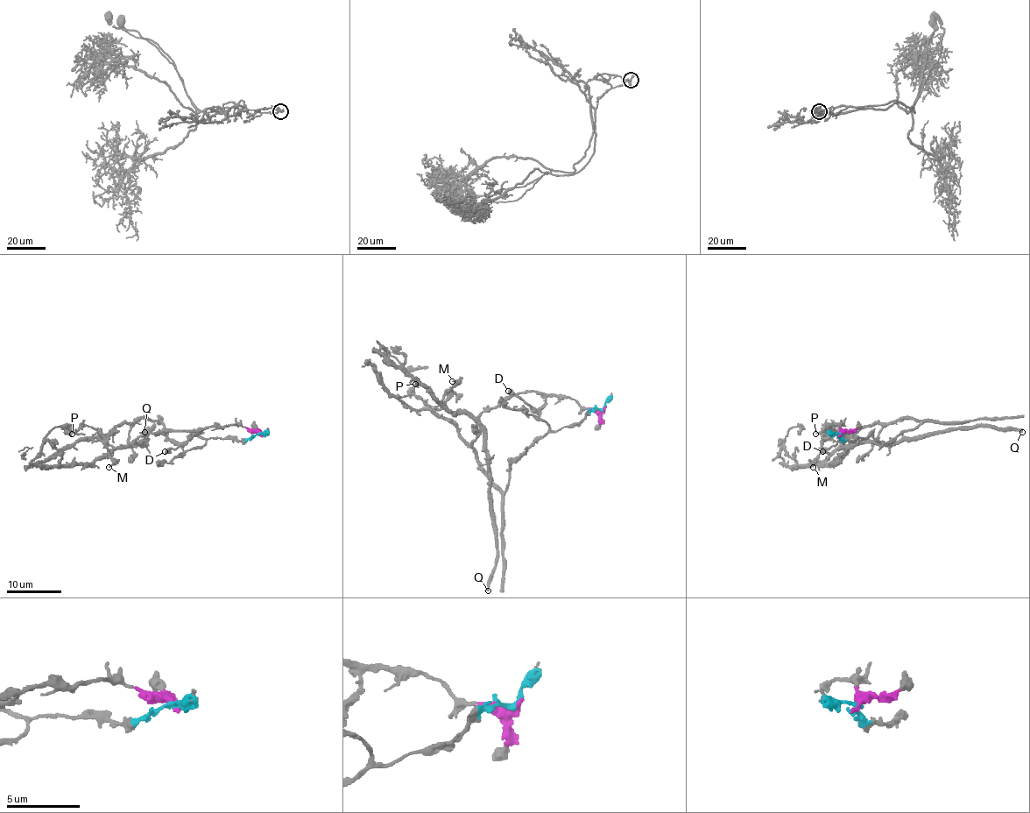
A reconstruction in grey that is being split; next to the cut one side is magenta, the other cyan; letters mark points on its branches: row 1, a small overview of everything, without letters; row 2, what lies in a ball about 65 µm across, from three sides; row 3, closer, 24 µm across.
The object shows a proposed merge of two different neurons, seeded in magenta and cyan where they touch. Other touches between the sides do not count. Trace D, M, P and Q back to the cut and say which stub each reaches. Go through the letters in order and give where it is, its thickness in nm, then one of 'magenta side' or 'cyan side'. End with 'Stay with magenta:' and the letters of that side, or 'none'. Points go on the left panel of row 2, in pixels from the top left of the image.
D: (165, 451) | 550 nm | magenta side
M: (109, 467) | 160 nm | cyan side
P: (72, 434) | 280 nm | magenta side
Q: (144, 432) | 420 nm | magenta side
Stay with magenta: D, P, Q

